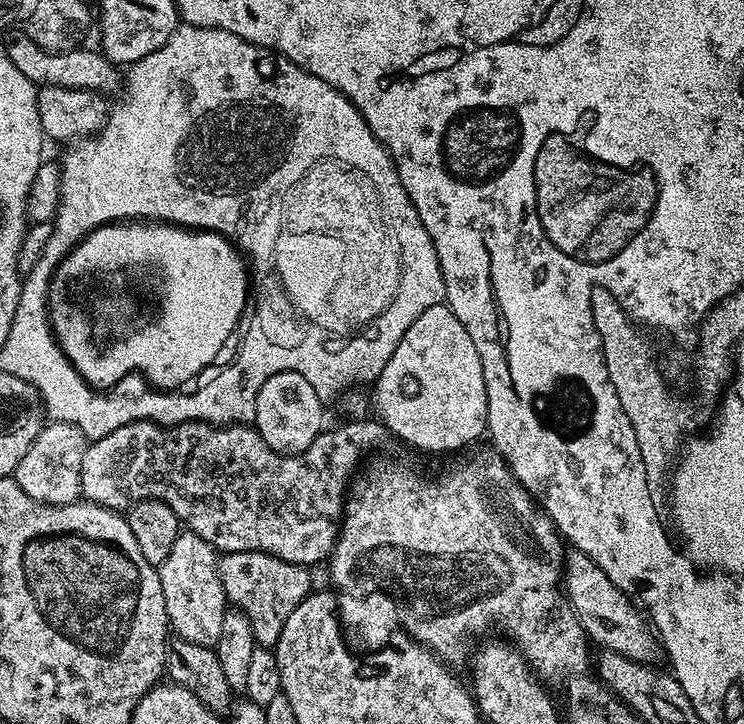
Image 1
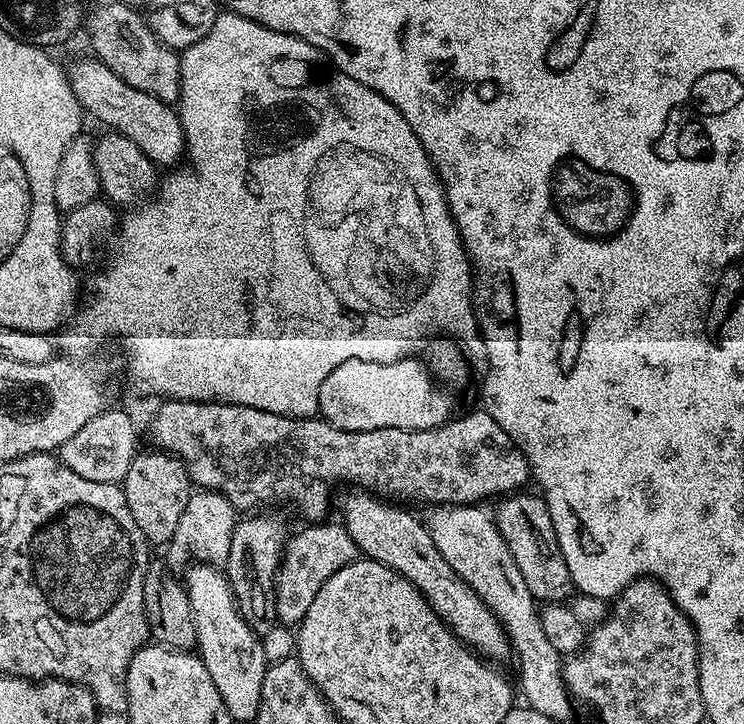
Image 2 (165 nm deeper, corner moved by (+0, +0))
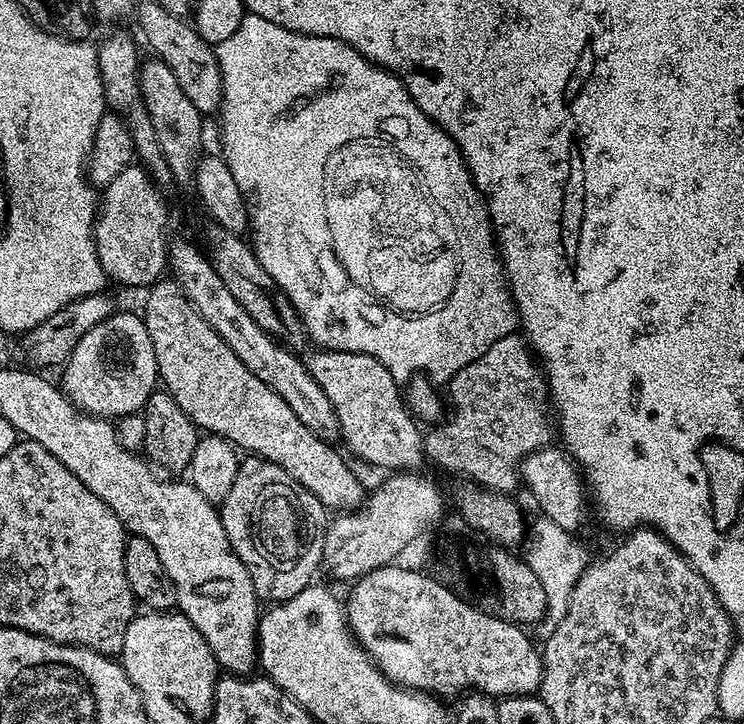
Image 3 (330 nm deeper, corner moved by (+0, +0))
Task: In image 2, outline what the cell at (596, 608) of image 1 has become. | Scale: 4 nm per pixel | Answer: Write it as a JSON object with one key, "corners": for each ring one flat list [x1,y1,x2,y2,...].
{"corners":[[508,494,499,501,501,504,494,511,498,530,506,546,510,546,510,554,514,554,514,562,518,562,518,570,522,570,522,578,526,578,526,586,530,586,533,598,544,604,567,601,573,595,574,585,566,566,566,558,562,558,560,553,558,538,554,534,554,522,550,522,550,510,543,496,524,495]]}

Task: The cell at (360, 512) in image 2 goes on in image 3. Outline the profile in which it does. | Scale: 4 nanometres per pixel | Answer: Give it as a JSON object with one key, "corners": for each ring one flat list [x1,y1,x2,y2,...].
{"corners":[[161,278,147,289,142,317,154,344,159,383,196,424,197,429,226,438,237,449,282,466,325,510,349,514,363,505,366,487,329,441,302,426,298,414,258,378,250,374,242,358,194,310,184,291,171,278]]}

